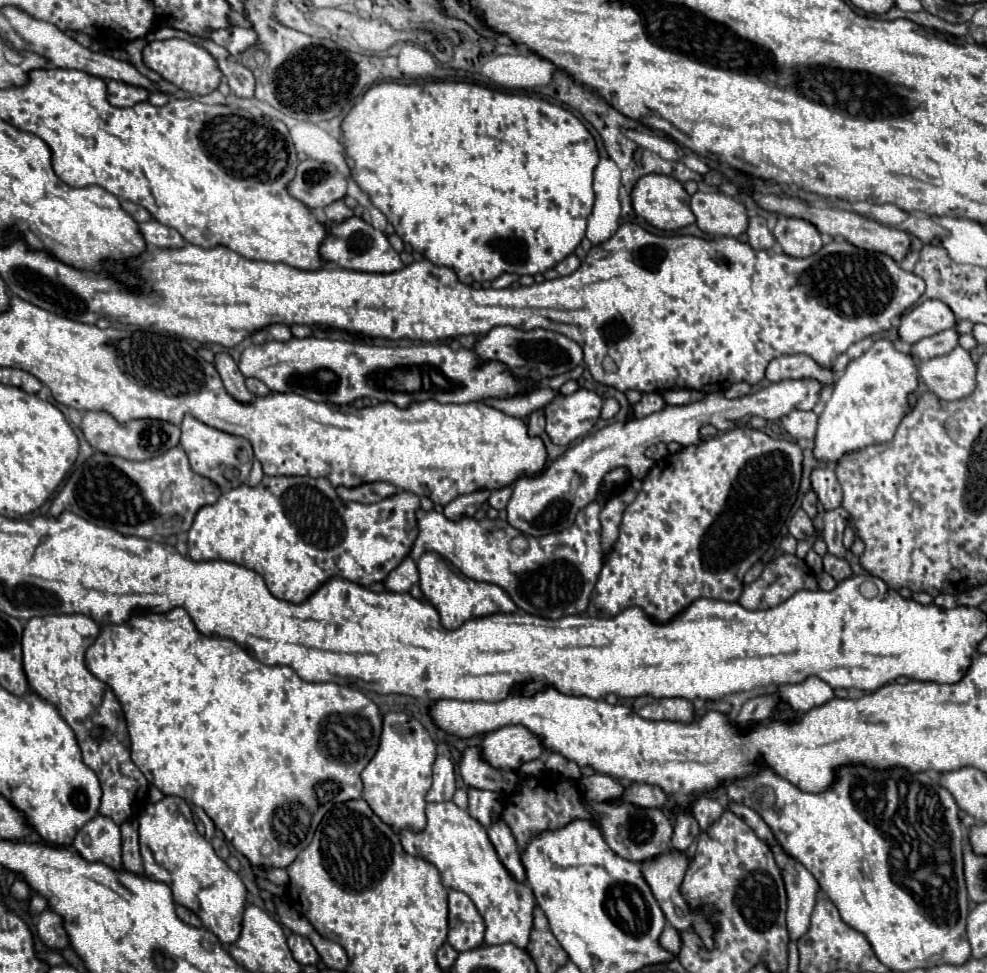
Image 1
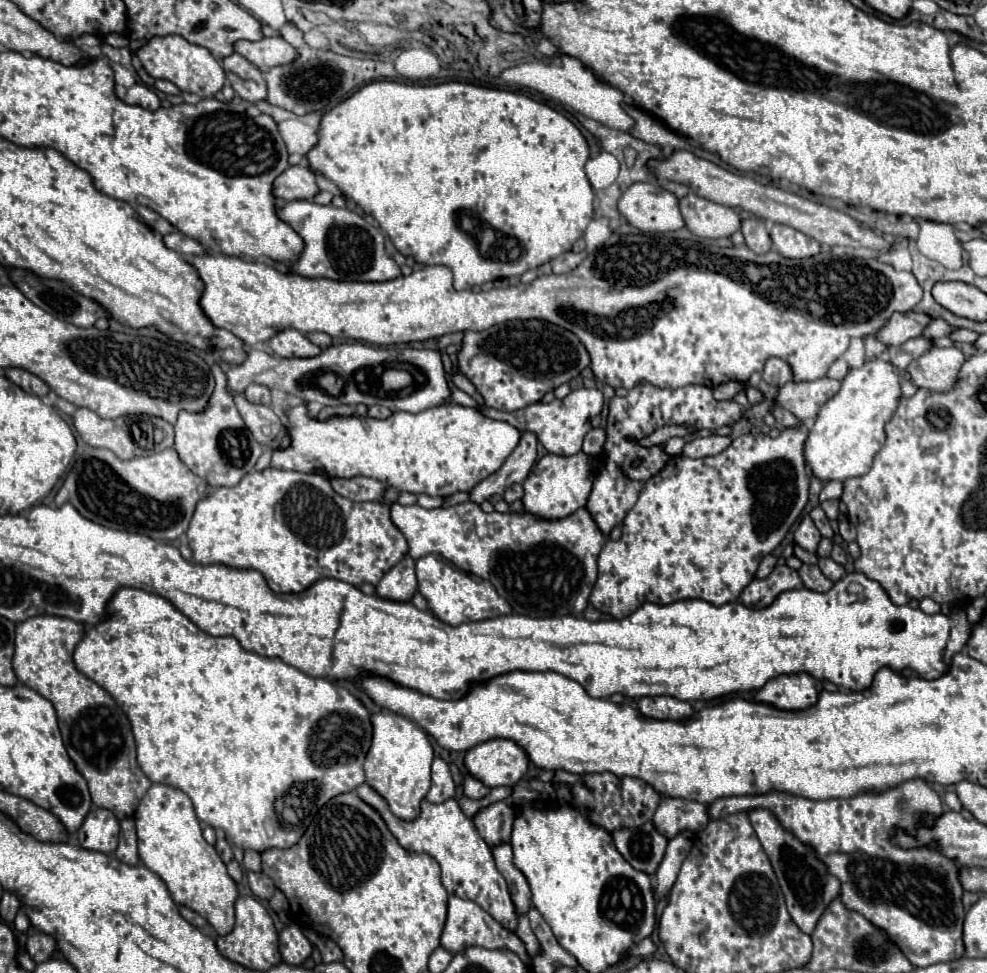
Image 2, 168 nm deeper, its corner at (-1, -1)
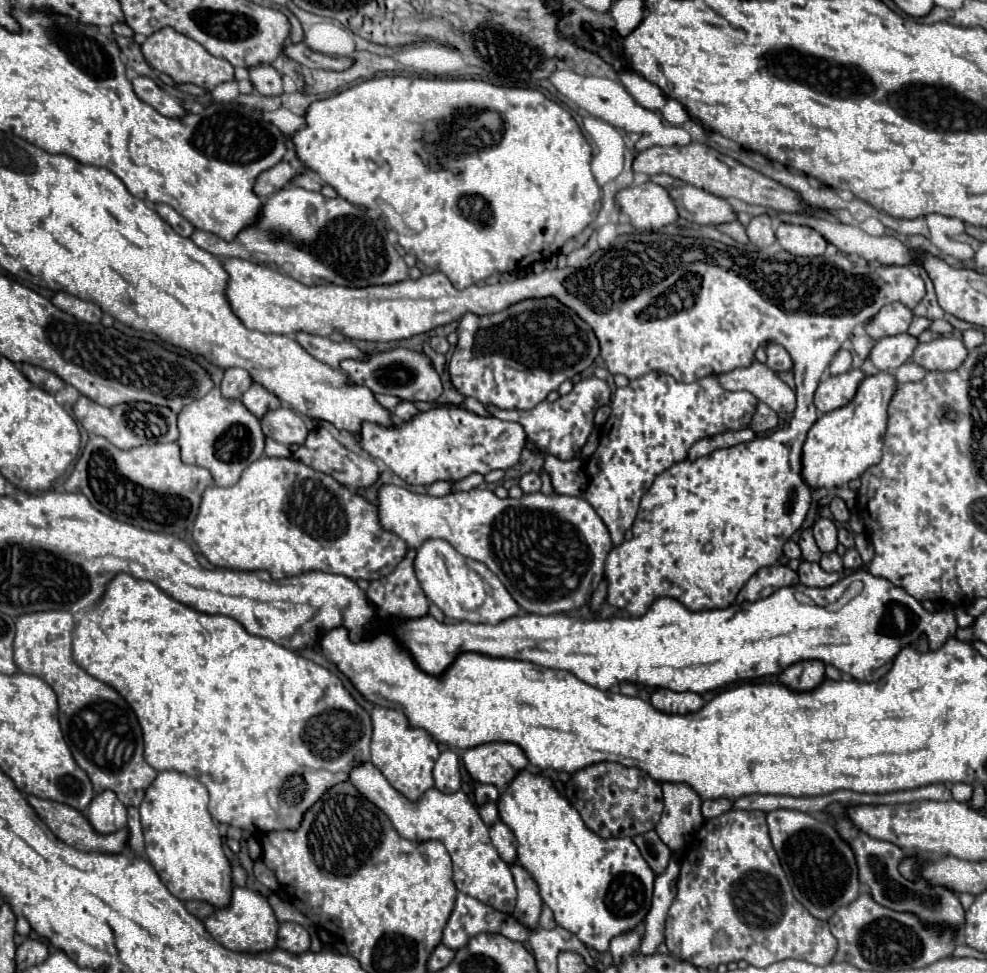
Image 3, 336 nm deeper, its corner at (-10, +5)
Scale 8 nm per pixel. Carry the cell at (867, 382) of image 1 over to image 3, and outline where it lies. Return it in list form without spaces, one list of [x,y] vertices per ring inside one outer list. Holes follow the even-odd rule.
[[[890,373],[868,375],[856,397],[826,415],[822,415],[806,435],[802,447],[802,479],[810,489],[832,489],[858,479],[882,457],[882,439],[888,421],[888,403],[896,393],[896,379]]]

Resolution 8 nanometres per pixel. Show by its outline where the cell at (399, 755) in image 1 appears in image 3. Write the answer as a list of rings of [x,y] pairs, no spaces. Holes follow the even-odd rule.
[[[386,707],[372,709],[372,763],[382,771],[394,789],[410,801],[418,801],[432,785],[432,767],[440,755],[436,741],[424,729],[412,729],[404,713]]]

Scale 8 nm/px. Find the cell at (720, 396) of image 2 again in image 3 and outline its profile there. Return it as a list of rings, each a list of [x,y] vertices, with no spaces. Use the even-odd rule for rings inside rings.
[[[754,361],[748,367],[738,367],[730,373],[722,373],[718,381],[726,391],[750,391],[774,411],[784,409],[786,413],[792,413],[796,407],[794,391],[760,361]]]

